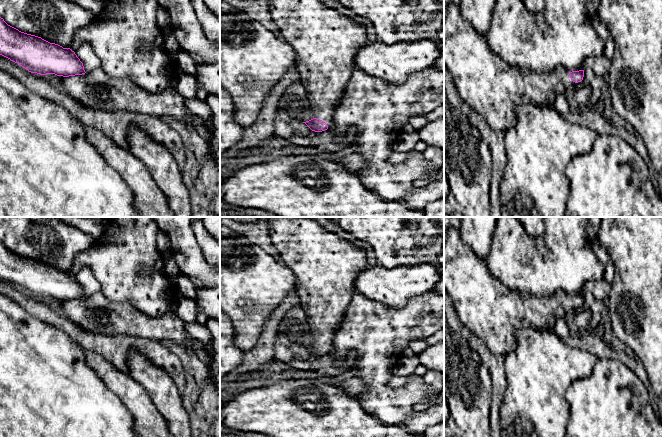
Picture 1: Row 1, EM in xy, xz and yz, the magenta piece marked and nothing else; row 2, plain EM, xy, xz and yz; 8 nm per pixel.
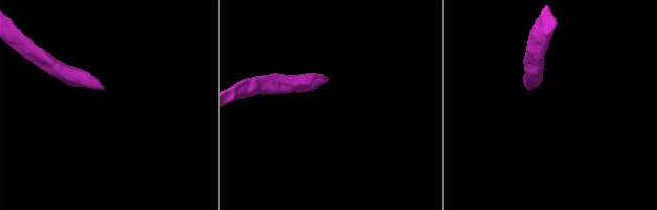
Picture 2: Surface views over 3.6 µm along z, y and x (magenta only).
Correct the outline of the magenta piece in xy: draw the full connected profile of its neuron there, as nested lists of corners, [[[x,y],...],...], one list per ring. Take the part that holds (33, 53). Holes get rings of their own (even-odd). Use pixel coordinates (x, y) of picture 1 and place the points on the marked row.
[[[0,17],[0,55],[31,73],[69,77],[85,74],[83,63],[70,48],[50,43],[8,25]]]

